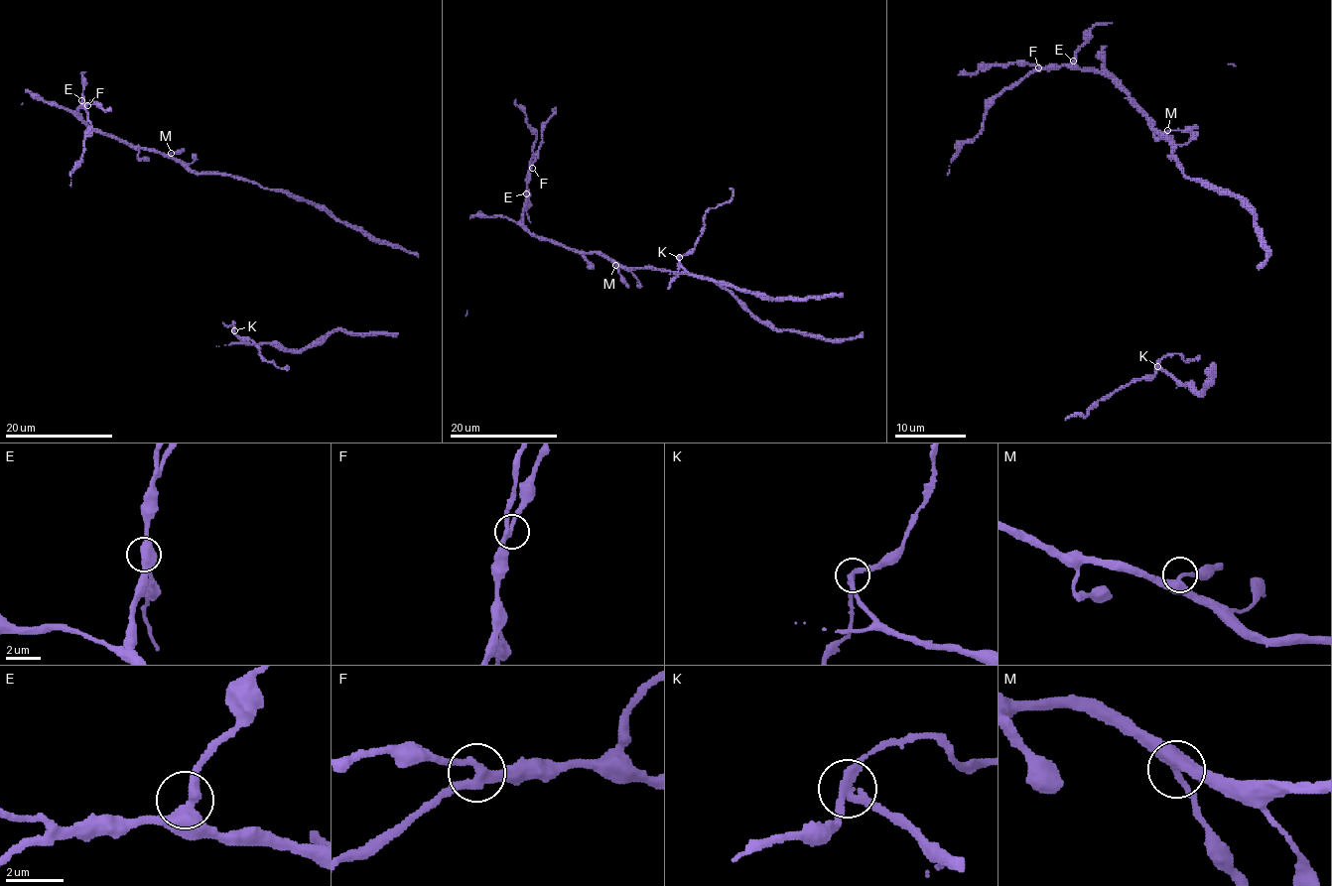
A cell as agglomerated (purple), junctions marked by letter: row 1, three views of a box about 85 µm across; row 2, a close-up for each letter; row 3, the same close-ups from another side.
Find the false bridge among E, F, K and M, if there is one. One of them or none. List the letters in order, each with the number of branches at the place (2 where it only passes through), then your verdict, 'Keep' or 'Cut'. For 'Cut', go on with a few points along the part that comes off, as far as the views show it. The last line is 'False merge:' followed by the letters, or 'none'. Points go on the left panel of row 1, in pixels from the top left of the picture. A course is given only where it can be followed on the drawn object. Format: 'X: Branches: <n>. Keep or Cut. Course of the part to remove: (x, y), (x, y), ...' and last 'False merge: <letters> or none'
E: Branches: 3. Keep
F: Branches: 3. Keep
K: Branches: 3. Cut. Course of the part to remove: (233, 330), (239, 336), (252, 341), (266, 361), (282, 368), (288, 366), (285, 369)
M: Branches: 3. Keep
False merge: K

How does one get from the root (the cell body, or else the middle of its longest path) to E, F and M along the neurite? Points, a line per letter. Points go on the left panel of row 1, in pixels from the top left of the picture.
E: (328, 214), (284, 191), (229, 176), (191, 173), (150, 149), (131, 147), (95, 132), (78, 115), (81, 100)
F: (328, 214), (284, 191), (229, 176), (191, 173), (150, 149), (95, 132), (78, 115), (78, 108), (87, 105)
M: (328, 214), (280, 190), (270, 190), (229, 176), (191, 173), (171, 153)

